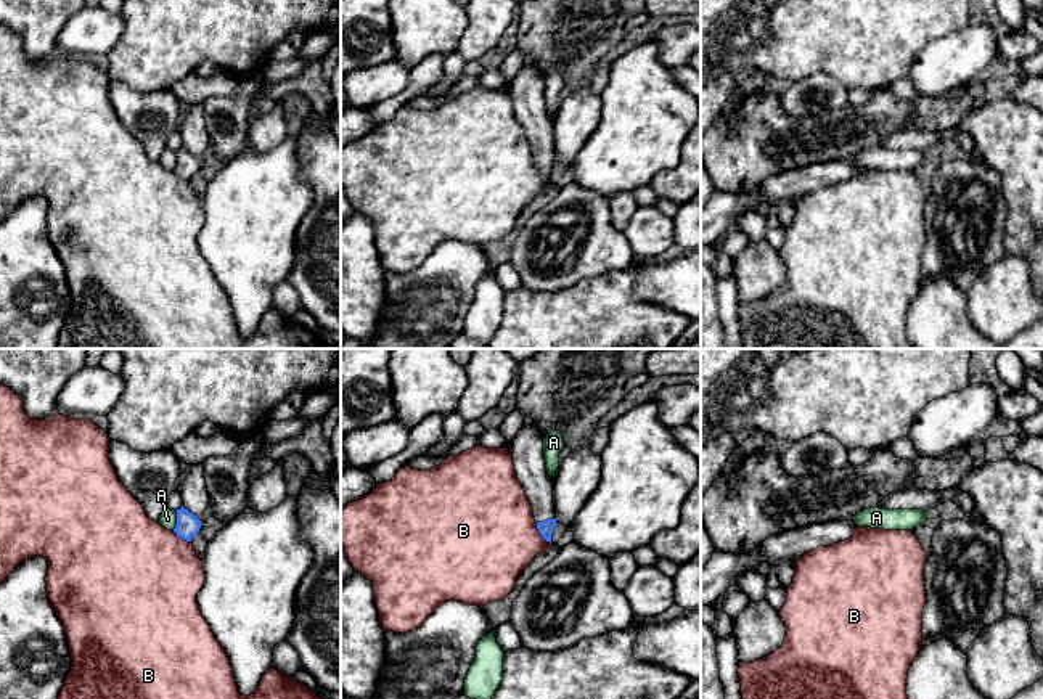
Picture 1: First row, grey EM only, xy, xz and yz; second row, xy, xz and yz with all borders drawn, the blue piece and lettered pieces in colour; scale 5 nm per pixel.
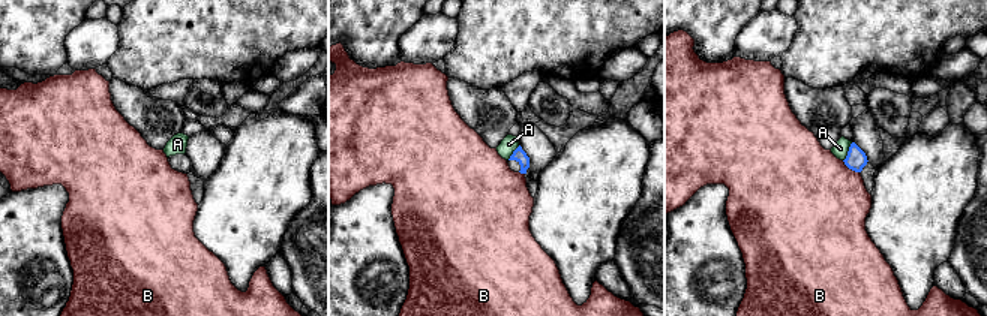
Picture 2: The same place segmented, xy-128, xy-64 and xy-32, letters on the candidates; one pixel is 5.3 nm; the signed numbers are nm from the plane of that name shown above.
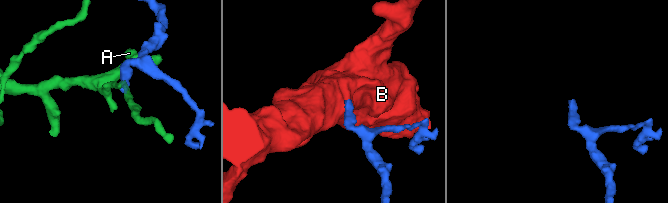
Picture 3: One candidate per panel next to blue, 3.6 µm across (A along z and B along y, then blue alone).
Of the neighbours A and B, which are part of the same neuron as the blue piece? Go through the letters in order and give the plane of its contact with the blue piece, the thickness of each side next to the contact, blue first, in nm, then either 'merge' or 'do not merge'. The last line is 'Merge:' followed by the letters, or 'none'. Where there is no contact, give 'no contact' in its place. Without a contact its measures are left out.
A: xy | 110/90 nm | do not merge
B: xz | 70/460 nm | do not merge
Merge: none

